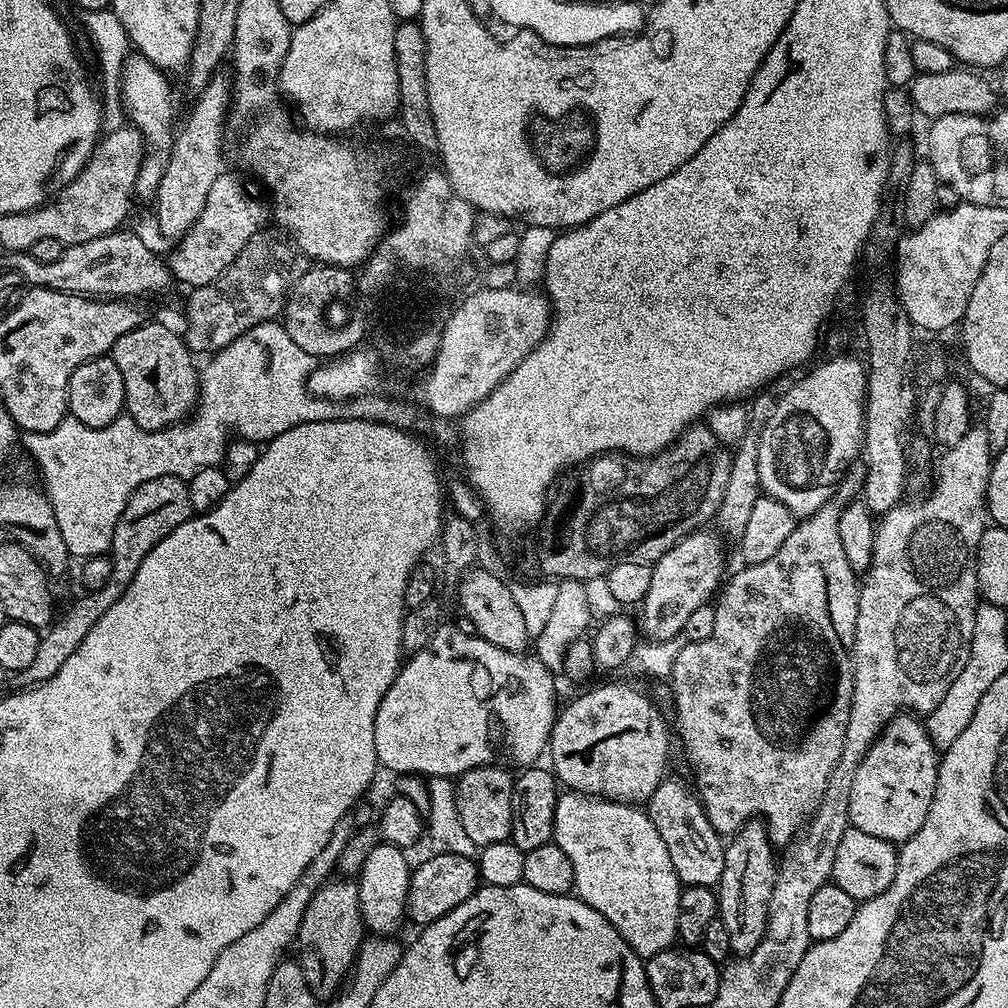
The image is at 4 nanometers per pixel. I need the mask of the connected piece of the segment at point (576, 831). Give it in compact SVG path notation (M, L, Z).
M561 791L556 798L552 839L566 850L574 866L575 895L598 910L638 955L647 958L677 943L682 885L643 807Z

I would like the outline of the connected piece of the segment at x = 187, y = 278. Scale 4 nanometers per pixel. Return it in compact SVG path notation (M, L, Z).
M221 174L214 186L210 186L210 195L202 214L194 226L175 245L172 257L167 257L168 271L173 281L181 280L189 289L206 286L224 273L242 254L242 246L265 227L264 204L260 200L251 200L244 184L236 176Z

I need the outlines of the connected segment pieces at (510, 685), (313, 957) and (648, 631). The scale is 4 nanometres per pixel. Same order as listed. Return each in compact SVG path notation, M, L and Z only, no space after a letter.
M442 626L424 649L411 653L409 660L412 661L409 664L407 661L397 672L396 681L392 683L390 690L386 690L378 706L378 714L374 718L374 750L381 769L389 768L392 772L409 772L412 776L420 775L424 776L423 778L434 776L458 778L464 772L469 772L471 768L482 766L523 770L535 765L540 755L545 755L548 742L552 739L552 724L558 715L558 703L556 704L556 684L551 680L553 677L546 665L535 655L502 650L472 632L463 632L458 626L452 626L452 628Z
M337 878L333 884L320 884L306 914L302 918L298 944L304 949L298 955L298 963L306 974L306 982L317 1001L327 1002L339 993L352 971L356 952L366 939L362 910L358 902L358 890L348 878Z
M697 530L684 537L653 563L650 587L640 605L640 628L649 643L680 636L694 610L709 603L721 585L724 568L722 544L712 533L704 531L708 530Z

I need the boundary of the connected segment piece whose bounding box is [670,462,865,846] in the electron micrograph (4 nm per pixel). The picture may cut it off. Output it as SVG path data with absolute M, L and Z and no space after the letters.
M853 462L844 473L840 483L836 485L832 499L818 506L814 514L803 517L797 523L796 529L790 534L790 538L786 538L786 542L782 542L774 558L766 558L766 562L741 567L741 572L734 573L730 578L727 577L726 583L718 592L720 601L716 600L714 604L716 609L714 634L710 634L710 638L697 644L685 643L682 654L678 654L672 667L670 683L672 683L672 692L676 695L676 724L680 727L680 740L684 743L688 764L692 767L693 774L696 775L694 791L700 797L701 804L704 805L706 818L710 818L710 826L714 826L714 830L720 833L721 837L731 837L743 824L749 823L753 818L759 818L767 828L768 837L772 839L773 845L791 844L819 808L820 800L832 777L832 771L840 760L852 701L850 653L854 626L858 622L860 584L858 573L852 569L850 562L846 562L846 554L842 550L842 537L838 535L838 518L842 518L844 507L853 503L863 493L864 470L863 463Z

